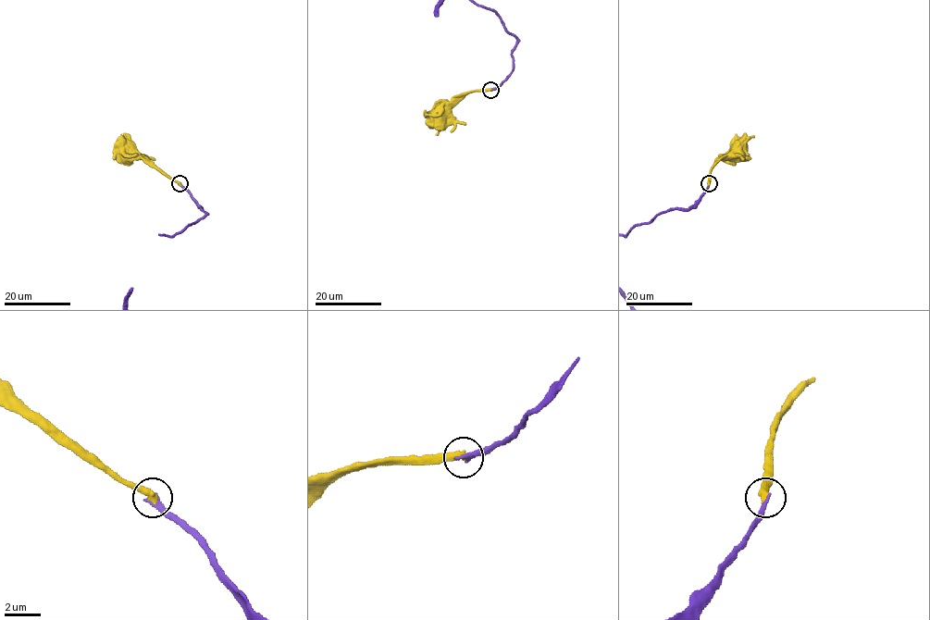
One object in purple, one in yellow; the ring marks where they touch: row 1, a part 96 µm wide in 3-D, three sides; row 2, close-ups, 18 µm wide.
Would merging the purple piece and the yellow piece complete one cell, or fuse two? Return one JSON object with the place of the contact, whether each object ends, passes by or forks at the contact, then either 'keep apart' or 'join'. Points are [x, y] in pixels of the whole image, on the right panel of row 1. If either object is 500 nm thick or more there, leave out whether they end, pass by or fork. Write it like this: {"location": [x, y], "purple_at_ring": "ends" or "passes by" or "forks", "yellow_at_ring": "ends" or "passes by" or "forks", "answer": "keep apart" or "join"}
{"location": [709, 183], "purple_at_ring": "ends", "yellow_at_ring": "ends", "answer": "keep apart"}

